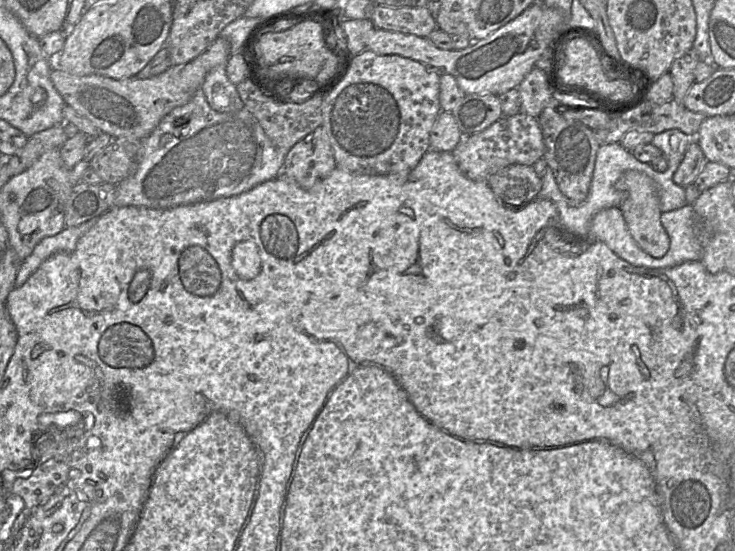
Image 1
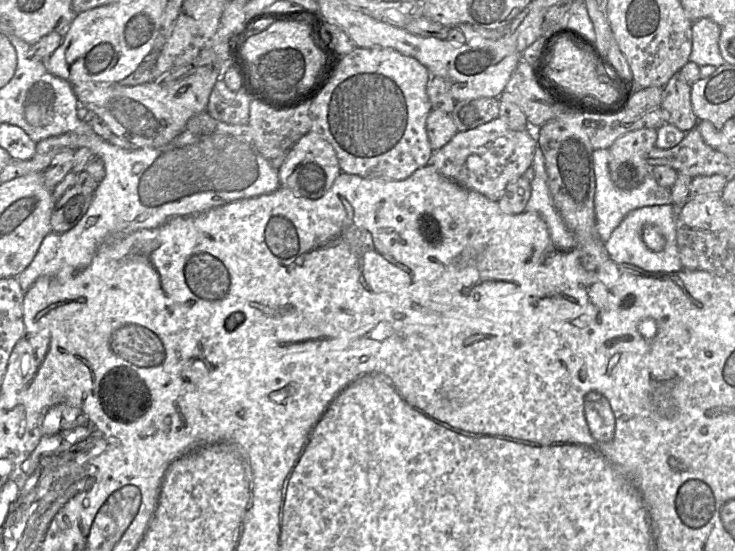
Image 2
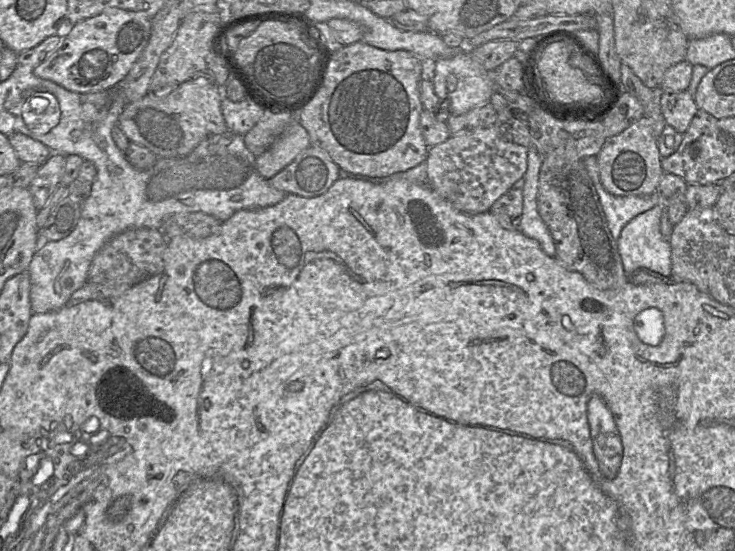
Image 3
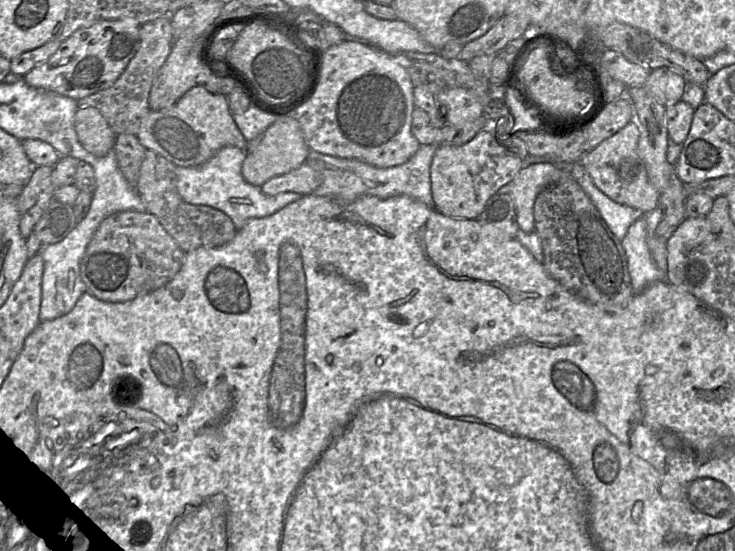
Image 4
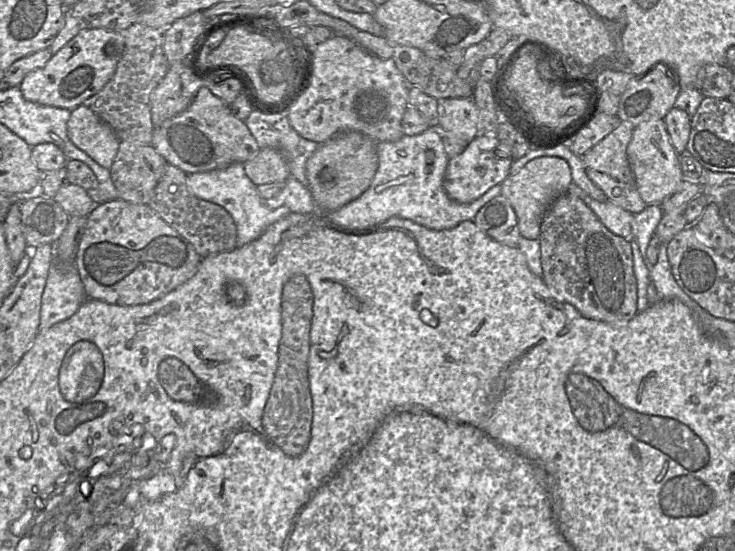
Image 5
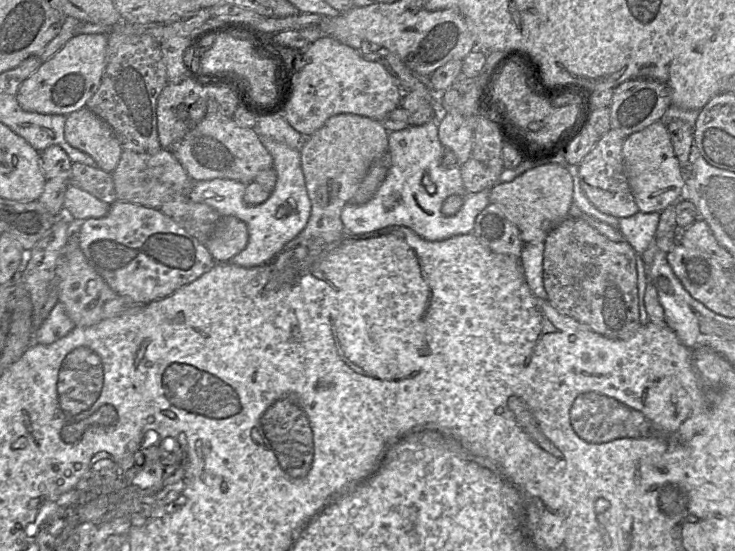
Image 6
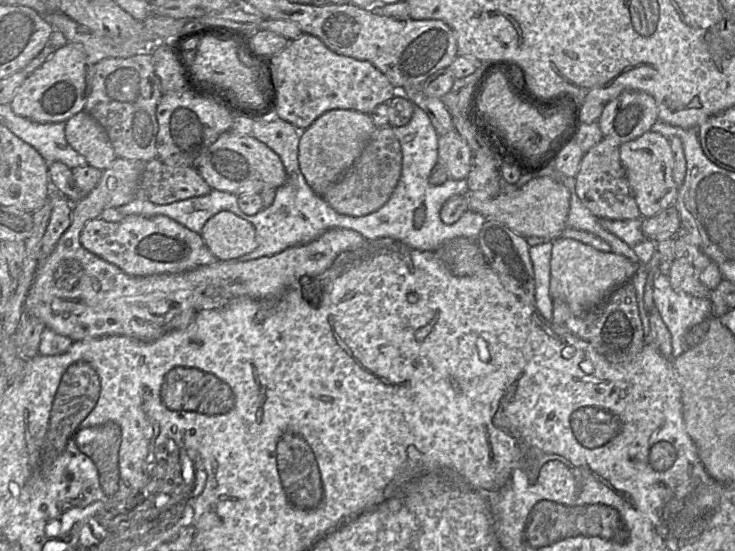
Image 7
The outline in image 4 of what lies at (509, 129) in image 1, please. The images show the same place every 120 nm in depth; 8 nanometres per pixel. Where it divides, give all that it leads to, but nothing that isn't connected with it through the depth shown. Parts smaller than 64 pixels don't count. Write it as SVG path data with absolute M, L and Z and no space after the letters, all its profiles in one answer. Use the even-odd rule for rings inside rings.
M489 128L461 146L437 145L430 168L434 207L455 219L476 219L486 202L522 168L522 159L500 144Z

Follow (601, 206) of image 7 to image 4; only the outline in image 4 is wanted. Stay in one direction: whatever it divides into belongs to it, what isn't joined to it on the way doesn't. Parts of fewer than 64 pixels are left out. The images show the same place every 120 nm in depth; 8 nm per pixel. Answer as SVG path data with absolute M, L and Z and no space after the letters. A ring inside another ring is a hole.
M632 120L594 149L585 152L580 162L597 188L610 199L646 213L658 207L660 192L651 184L644 162L638 154L639 136L639 126L636 120Z

